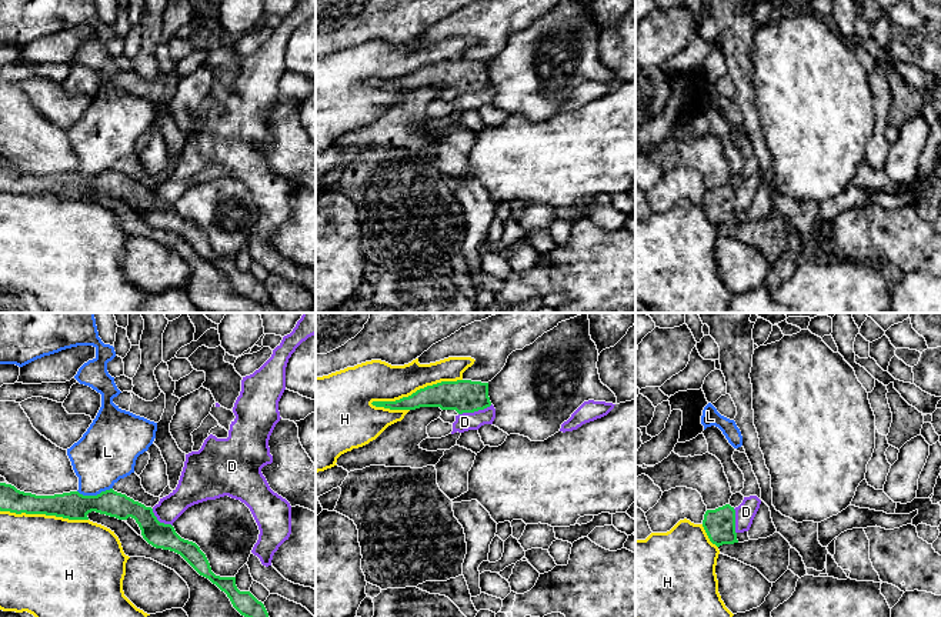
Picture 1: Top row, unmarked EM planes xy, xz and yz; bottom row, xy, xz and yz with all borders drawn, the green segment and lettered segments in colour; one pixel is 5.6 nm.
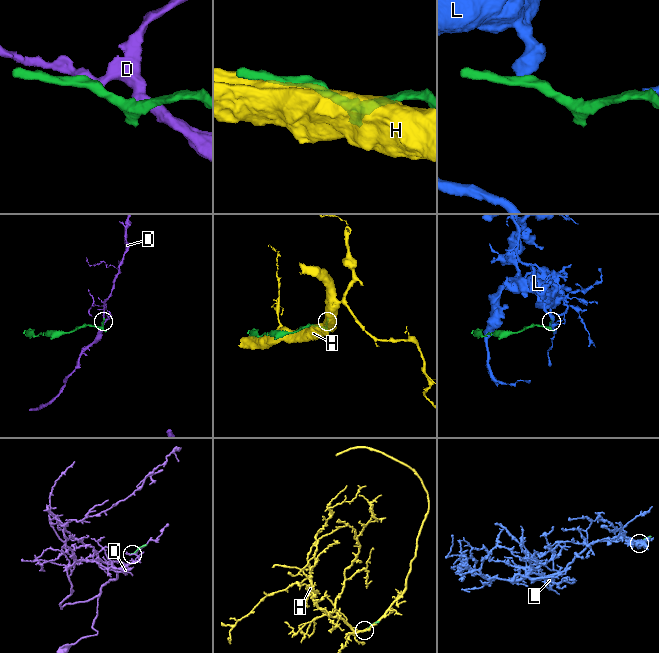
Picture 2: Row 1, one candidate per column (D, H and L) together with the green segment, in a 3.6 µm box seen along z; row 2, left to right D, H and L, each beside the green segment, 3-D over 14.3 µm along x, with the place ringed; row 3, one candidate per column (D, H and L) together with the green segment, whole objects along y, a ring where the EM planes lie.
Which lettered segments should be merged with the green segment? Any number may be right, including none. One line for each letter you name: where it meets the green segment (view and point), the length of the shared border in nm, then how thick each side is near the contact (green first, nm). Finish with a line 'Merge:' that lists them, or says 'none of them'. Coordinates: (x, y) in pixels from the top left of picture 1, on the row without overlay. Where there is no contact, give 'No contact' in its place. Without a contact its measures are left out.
Merge: none of them

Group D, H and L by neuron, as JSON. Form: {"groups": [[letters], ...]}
{"groups": [["D"], ["H"], ["L"]]}

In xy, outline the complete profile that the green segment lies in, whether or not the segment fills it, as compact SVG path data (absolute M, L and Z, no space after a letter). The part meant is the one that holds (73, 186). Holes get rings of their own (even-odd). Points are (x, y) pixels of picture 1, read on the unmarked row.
M0 163L0 191L46 194L69 200L89 200L87 194L91 191L119 200L131 197L149 224L180 234L200 256L224 271L241 296L263 304L270 301L264 284L250 271L240 271L236 266L236 257L220 257L211 251L206 234L196 223L181 219L171 204L160 203L151 187L146 187L113 169L97 176L83 176L79 171L36 176L20 171L11 164Z

